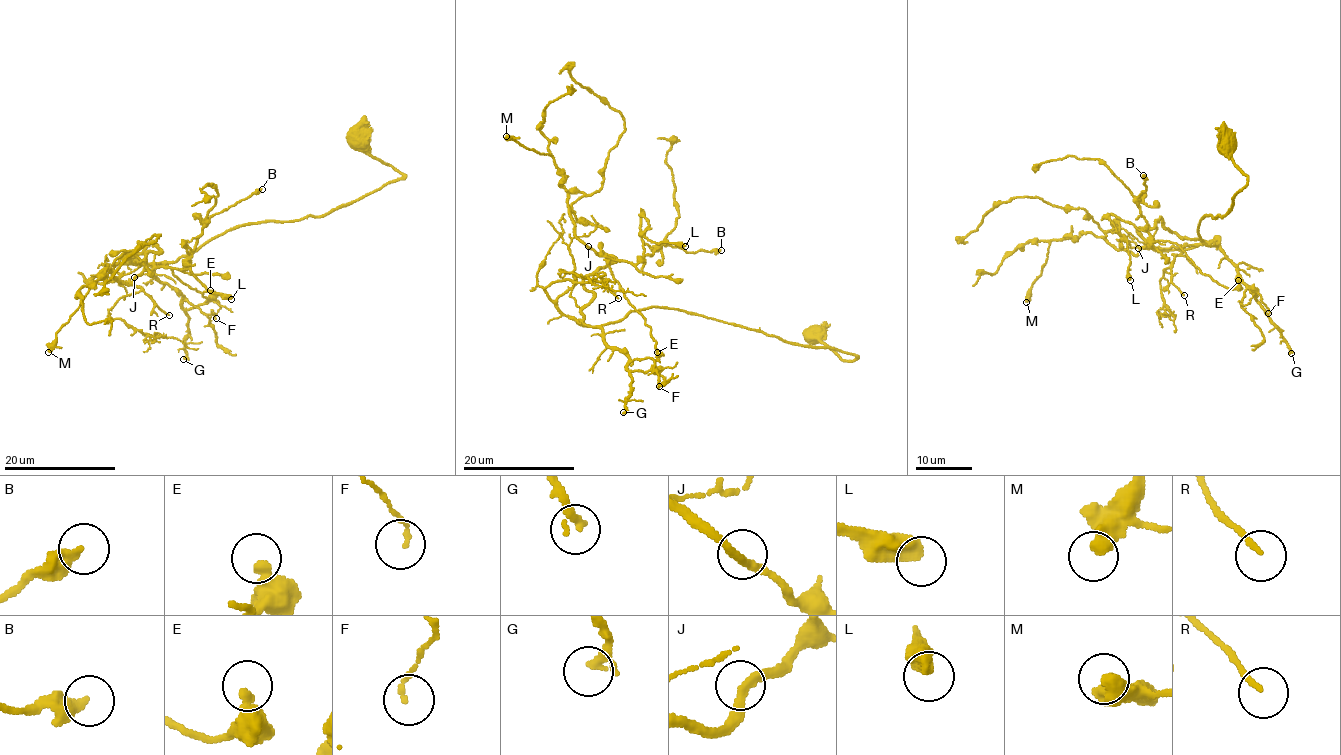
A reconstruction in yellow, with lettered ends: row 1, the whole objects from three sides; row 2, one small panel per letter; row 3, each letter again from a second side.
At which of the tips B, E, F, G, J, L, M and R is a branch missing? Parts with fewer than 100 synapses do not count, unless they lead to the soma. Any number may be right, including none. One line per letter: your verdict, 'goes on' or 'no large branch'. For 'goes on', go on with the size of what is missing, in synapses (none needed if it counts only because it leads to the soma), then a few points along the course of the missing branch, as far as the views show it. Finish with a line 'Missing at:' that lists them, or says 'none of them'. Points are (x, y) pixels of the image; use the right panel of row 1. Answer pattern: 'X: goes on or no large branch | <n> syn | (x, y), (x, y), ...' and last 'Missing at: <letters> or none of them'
B: no large branch
E: no large branch
F: no large branch
G: goes on | 120 syn
J: no large branch
L: no large branch
M: no large branch
R: no large branch
Missing at: G

